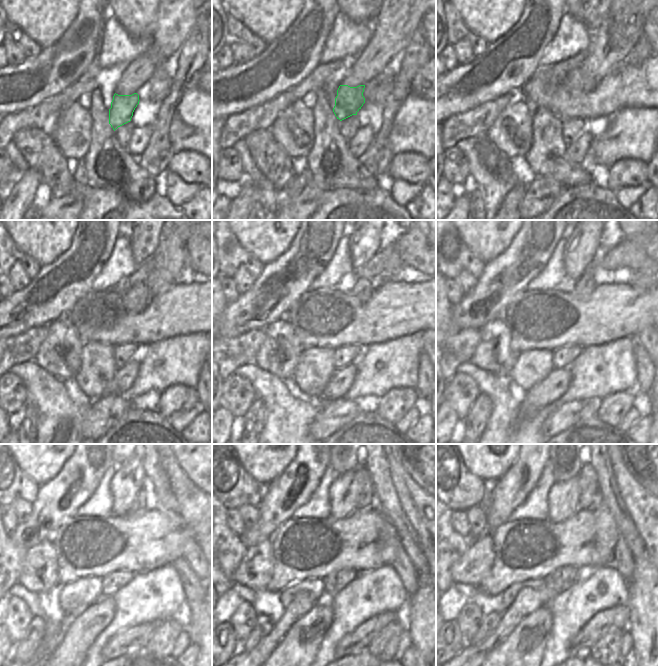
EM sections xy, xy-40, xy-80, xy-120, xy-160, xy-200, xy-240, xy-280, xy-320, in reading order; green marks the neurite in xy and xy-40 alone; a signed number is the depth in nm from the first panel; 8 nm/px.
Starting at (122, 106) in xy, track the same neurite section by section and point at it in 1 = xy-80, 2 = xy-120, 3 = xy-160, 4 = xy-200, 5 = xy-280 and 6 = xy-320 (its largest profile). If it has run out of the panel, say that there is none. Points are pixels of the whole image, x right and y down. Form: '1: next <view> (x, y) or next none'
1: next xy-80 (578, 79)
2: next xy-120 (136, 299)
3: next xy-160 (362, 289)
4: next xy-200 (583, 287)
5: next xy-280 (364, 499)
6: next xy-320 (588, 485)

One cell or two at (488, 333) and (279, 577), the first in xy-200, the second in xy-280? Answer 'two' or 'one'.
two

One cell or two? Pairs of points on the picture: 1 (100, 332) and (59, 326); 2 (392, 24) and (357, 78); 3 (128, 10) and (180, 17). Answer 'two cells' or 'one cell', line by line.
1: two cells
2: one cell
3: two cells

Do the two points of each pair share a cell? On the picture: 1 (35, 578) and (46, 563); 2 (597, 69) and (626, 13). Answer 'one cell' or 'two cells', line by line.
1: one cell
2: one cell

